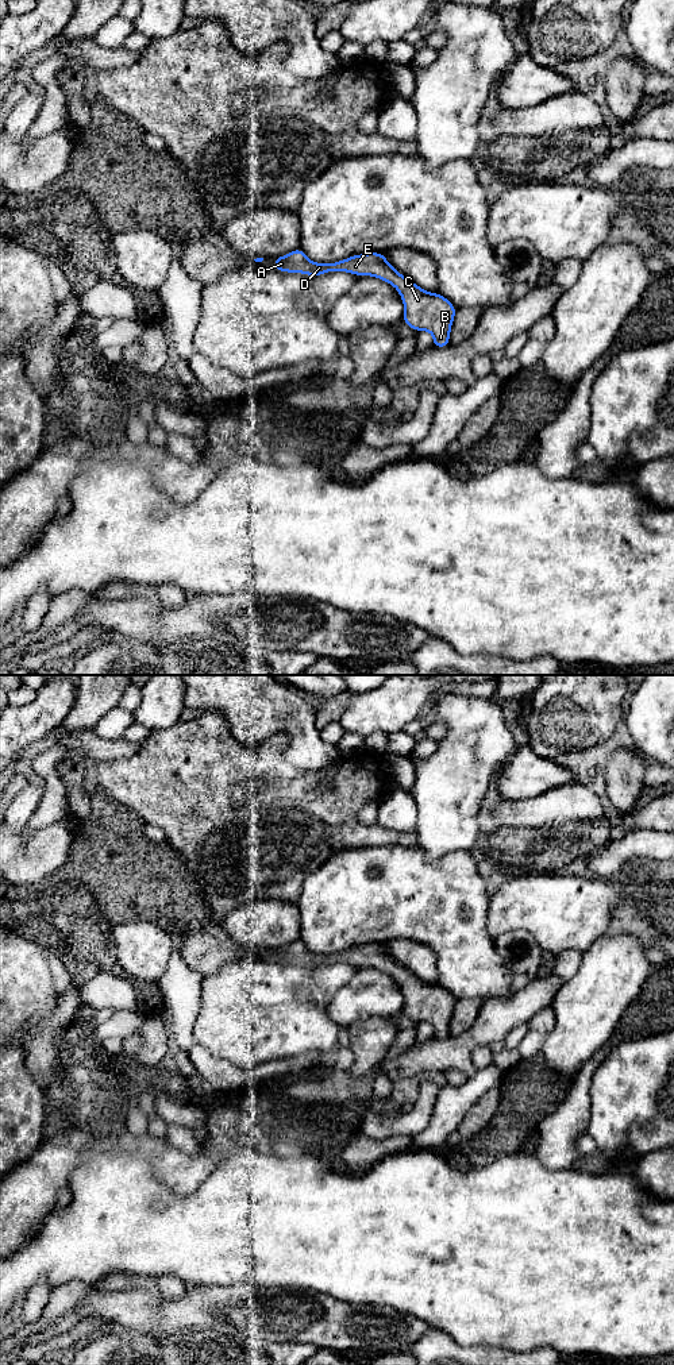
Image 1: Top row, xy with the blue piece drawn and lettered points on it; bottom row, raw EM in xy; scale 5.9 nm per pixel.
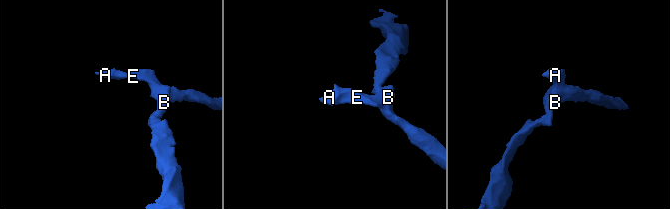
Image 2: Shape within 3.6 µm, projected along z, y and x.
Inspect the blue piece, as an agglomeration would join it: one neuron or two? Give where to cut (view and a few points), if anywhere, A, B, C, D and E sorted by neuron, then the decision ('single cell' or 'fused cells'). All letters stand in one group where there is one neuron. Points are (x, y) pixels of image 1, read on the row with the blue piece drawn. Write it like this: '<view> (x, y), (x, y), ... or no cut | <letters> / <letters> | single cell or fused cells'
no cut | A B C D E | single cell

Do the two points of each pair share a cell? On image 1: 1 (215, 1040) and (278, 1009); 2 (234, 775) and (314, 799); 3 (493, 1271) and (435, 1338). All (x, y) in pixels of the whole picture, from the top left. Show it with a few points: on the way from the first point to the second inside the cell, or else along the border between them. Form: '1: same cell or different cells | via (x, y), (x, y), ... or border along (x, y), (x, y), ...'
1: same cell | via (231, 1025), (251, 1011), (262, 1010)
2: same cell | via (254, 772), (270, 772), (293, 795)
3: different cells | border along (431, 1326), (449, 1333), (459, 1344), (470, 1346)

